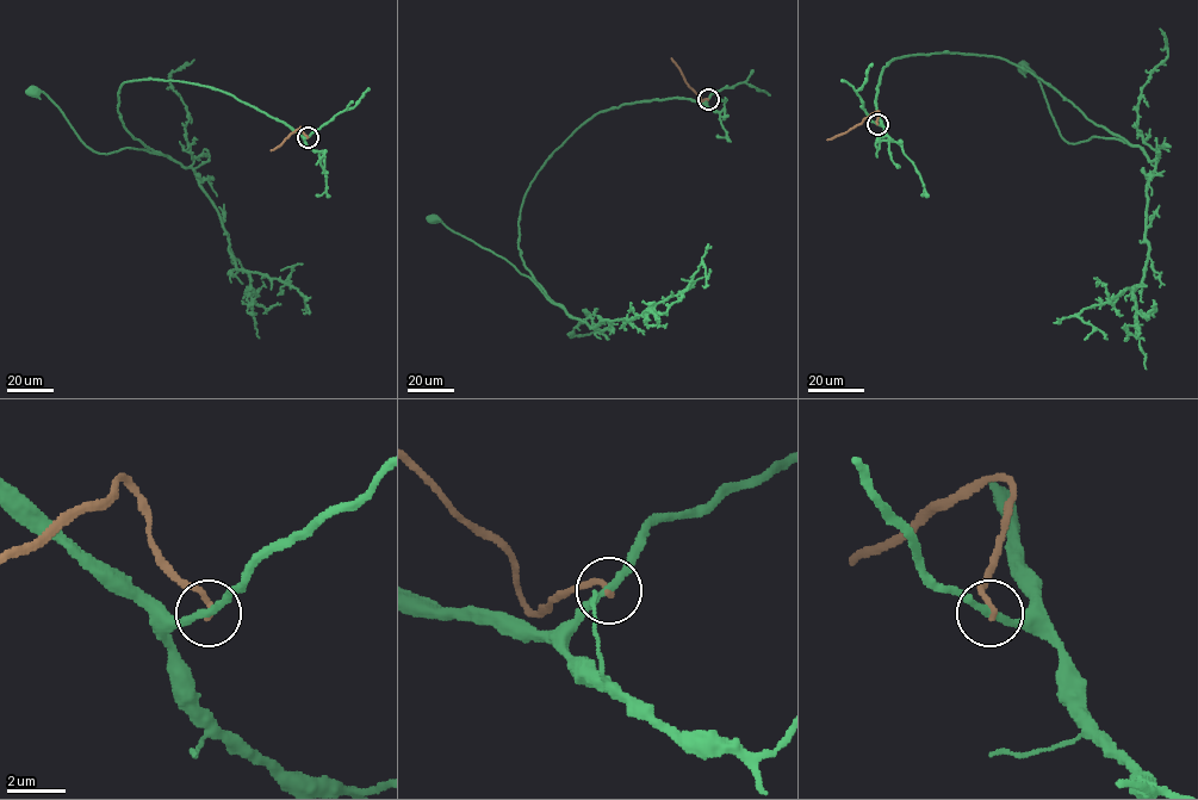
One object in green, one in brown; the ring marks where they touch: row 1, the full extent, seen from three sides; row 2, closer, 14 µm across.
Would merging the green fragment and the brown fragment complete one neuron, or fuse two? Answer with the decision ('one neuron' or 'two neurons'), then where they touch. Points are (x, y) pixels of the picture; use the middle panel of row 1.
two neurons; place (708, 99)

